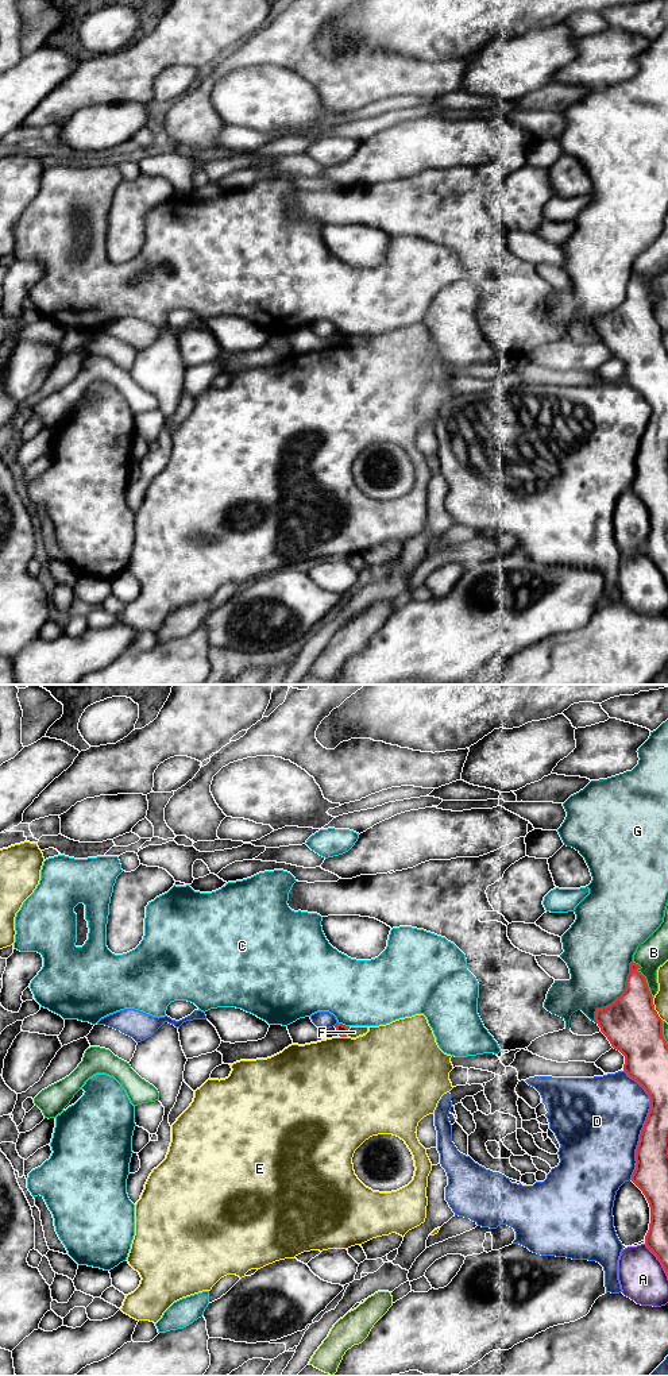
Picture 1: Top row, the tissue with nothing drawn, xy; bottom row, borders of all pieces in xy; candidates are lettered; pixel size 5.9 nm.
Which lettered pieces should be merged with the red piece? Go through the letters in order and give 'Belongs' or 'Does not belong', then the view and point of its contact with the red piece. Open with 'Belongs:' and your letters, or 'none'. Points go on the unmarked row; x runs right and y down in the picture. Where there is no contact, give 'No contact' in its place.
Belongs: none
A: Does not belong. Touches red at xy (657, 567)
B: Does not belong. Touches red at xy (644, 286)
C: Does not belong. Touches red at xy (344, 334)
D: Does not belong. Touches red at xy (644, 432)
E: Does not belong. Touches red at xy (653, 318)
F: Does not belong. Touches red at xy (347, 340)
G: Does not belong. Touches red at xy (621, 304)

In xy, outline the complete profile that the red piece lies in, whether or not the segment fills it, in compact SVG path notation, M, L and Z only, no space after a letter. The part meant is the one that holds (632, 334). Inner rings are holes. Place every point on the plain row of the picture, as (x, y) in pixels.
M630 271L626 297L611 313L596 317L595 329L611 355L625 365L623 379L649 404L650 417L636 458L632 490L642 500L650 516L646 556L657 566L668 585L668 352L663 344L663 328L655 319L645 285Z

